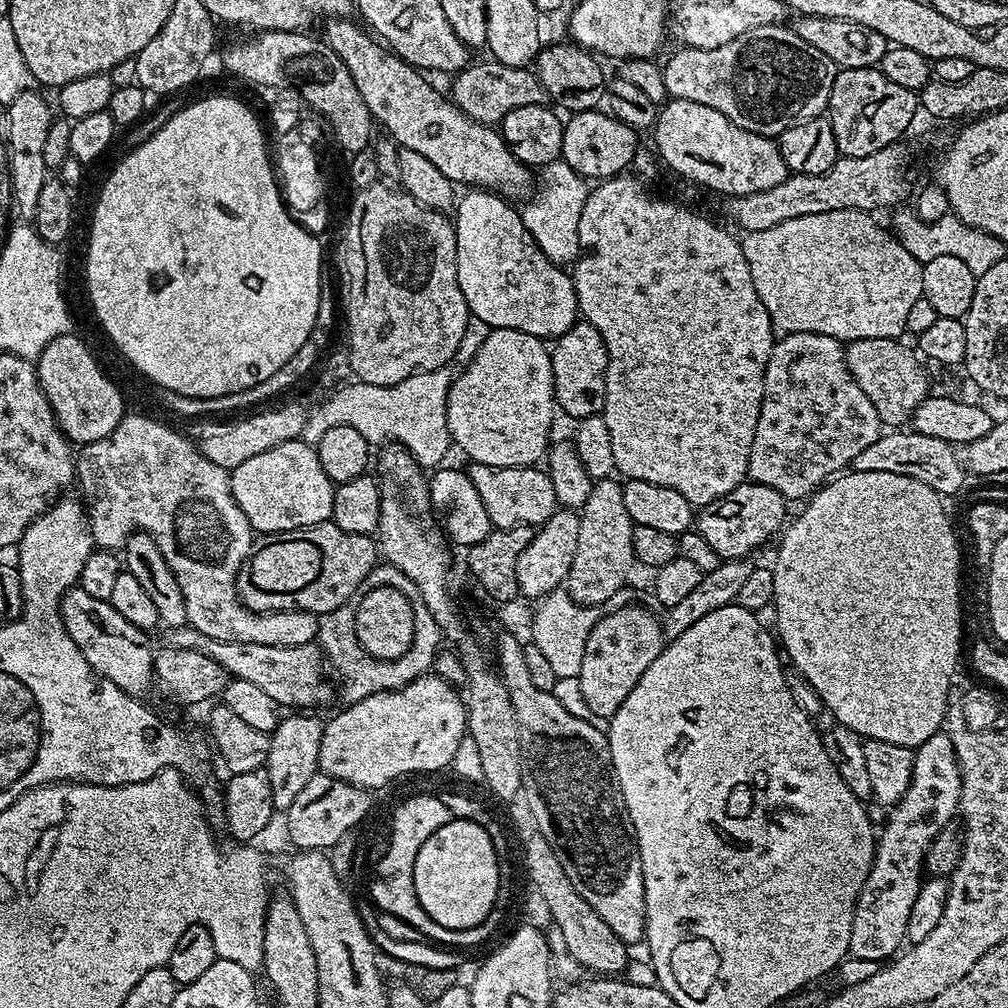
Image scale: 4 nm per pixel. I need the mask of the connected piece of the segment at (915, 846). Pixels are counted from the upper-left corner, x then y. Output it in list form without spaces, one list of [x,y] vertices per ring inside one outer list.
[[[944,730],[936,732],[915,749],[910,786],[899,802],[891,805],[889,812],[892,813],[885,818],[884,825],[881,828],[879,825],[872,869],[856,899],[849,957],[884,962],[901,951],[908,935],[910,910],[926,872],[924,855],[934,834],[938,834],[942,826],[953,823],[960,807],[961,786],[951,735]]]

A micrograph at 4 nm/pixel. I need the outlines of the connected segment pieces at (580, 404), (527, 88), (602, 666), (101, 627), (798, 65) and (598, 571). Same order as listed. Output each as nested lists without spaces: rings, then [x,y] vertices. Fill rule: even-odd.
[[[577,322],[566,330],[566,334],[556,337],[551,345],[552,353],[552,385],[556,395],[555,407],[573,421],[591,416],[599,416],[604,410],[606,394],[606,366],[608,351],[606,342],[602,342],[602,334],[594,330],[587,322]]]
[[[485,58],[481,64],[469,63],[468,67],[460,69],[450,80],[450,99],[457,108],[461,108],[470,118],[474,118],[480,124],[489,126],[499,125],[500,119],[510,110],[518,110],[518,106],[534,106],[535,104],[547,105],[549,103],[546,90],[542,82],[536,77],[535,71],[528,68],[515,68],[506,66],[502,62],[491,58]]]
[[[616,608],[613,612],[604,612],[590,630],[586,639],[585,653],[582,655],[582,668],[579,674],[582,696],[590,710],[601,718],[610,718],[626,700],[626,694],[638,686],[638,678],[646,674],[650,662],[658,658],[663,647],[663,629],[659,619],[656,620],[644,608]]]
[[[73,586],[65,592],[60,600],[60,617],[64,629],[70,638],[74,638],[74,646],[82,650],[82,658],[90,662],[97,676],[103,676],[114,686],[132,696],[141,697],[148,687],[154,684],[154,652],[140,640],[135,640],[138,629],[130,626],[118,610],[107,600],[99,600],[79,586]]]
[[[778,24],[746,30],[732,42],[718,46],[717,49],[684,46],[680,50],[681,52],[674,53],[662,64],[664,85],[671,99],[689,100],[702,106],[710,106],[710,110],[726,114],[726,118],[730,118],[734,126],[742,126],[742,130],[769,138],[778,138],[782,130],[821,115],[828,107],[830,90],[837,74],[837,69],[830,62],[830,58],[822,54],[822,50],[814,50],[814,46],[810,46],[810,42],[802,42],[802,38],[798,38],[798,34],[791,27]]]
[[[619,479],[597,480],[593,483],[590,496],[578,509],[581,526],[577,550],[574,551],[566,579],[566,589],[570,598],[583,606],[603,606],[624,583],[629,583],[634,563],[633,522],[630,514],[626,514],[626,504],[622,502],[623,489],[623,483]]]

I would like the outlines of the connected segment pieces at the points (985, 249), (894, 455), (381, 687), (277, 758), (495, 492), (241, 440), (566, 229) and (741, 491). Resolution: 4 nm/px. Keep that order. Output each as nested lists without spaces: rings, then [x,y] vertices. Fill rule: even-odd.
[[[915,211],[900,212],[896,216],[894,235],[902,246],[906,246],[906,250],[910,250],[912,257],[920,261],[921,265],[939,256],[953,256],[962,258],[962,262],[970,266],[970,270],[976,277],[986,274],[990,266],[994,266],[1006,256],[1006,246],[998,238],[962,223],[955,214],[947,214],[937,220],[925,222],[916,215]]]
[[[888,430],[878,438],[878,442],[866,446],[858,458],[850,465],[854,472],[874,474],[902,474],[930,486],[941,497],[949,498],[964,484],[965,465],[961,457],[956,457],[957,449],[942,442],[942,438],[930,438],[930,434],[918,434],[911,430]]]
[[[346,603],[338,606],[338,610],[323,613],[318,624],[318,644],[326,653],[326,664],[334,680],[336,675],[338,696],[344,699],[345,705],[357,704],[362,698],[370,698],[379,692],[393,692],[395,688],[406,686],[431,669],[435,656],[424,654],[422,644],[416,644],[416,648],[400,664],[396,664],[396,660],[364,660],[352,634],[352,622],[356,624],[356,616],[358,616],[358,608]],[[424,658],[426,658],[426,666],[420,664]]]
[[[312,714],[288,715],[281,719],[270,734],[270,750],[266,765],[270,778],[272,807],[280,814],[287,813],[288,807],[294,803],[294,798],[298,798],[298,793],[306,787],[306,782],[310,782],[310,778],[317,775],[320,766],[322,734],[324,733],[324,724],[316,721]]]
[[[469,463],[466,471],[470,482],[478,489],[482,503],[486,505],[486,514],[490,514],[493,528],[513,528],[519,524],[539,526],[546,523],[558,509],[554,482],[550,482],[543,467],[499,468],[485,464]]]
[[[284,404],[281,406],[281,408],[270,409],[269,412],[260,412],[260,411],[264,411],[264,410],[256,410],[256,411],[253,411],[251,414],[241,415],[239,418],[236,418],[236,419],[241,418],[241,420],[236,420],[233,422],[233,424],[212,424],[210,425],[209,428],[206,429],[205,432],[201,434],[200,440],[198,439],[198,447],[202,455],[204,455],[206,458],[210,458],[210,462],[214,462],[216,466],[222,466],[223,468],[231,470],[231,469],[237,468],[238,466],[242,466],[242,462],[248,461],[249,458],[254,458],[254,454],[266,454],[266,450],[270,450],[274,446],[282,446],[282,442],[290,442],[291,440],[301,439],[301,436],[303,434],[303,426],[304,426],[304,422],[306,419],[306,409],[304,410],[302,405]]]
[[[563,158],[545,164],[539,169],[538,176],[540,189],[525,208],[519,209],[520,217],[546,258],[561,266],[571,265],[580,254],[578,222],[582,218],[582,206],[588,197],[589,185],[585,177],[579,176]]]
[[[745,482],[730,490],[730,494],[722,494],[722,498],[703,505],[695,517],[694,528],[702,534],[702,538],[706,538],[706,542],[710,542],[710,547],[720,555],[721,561],[743,560],[751,557],[755,548],[762,547],[772,535],[775,537],[785,527],[787,507],[789,505],[778,490]]]

